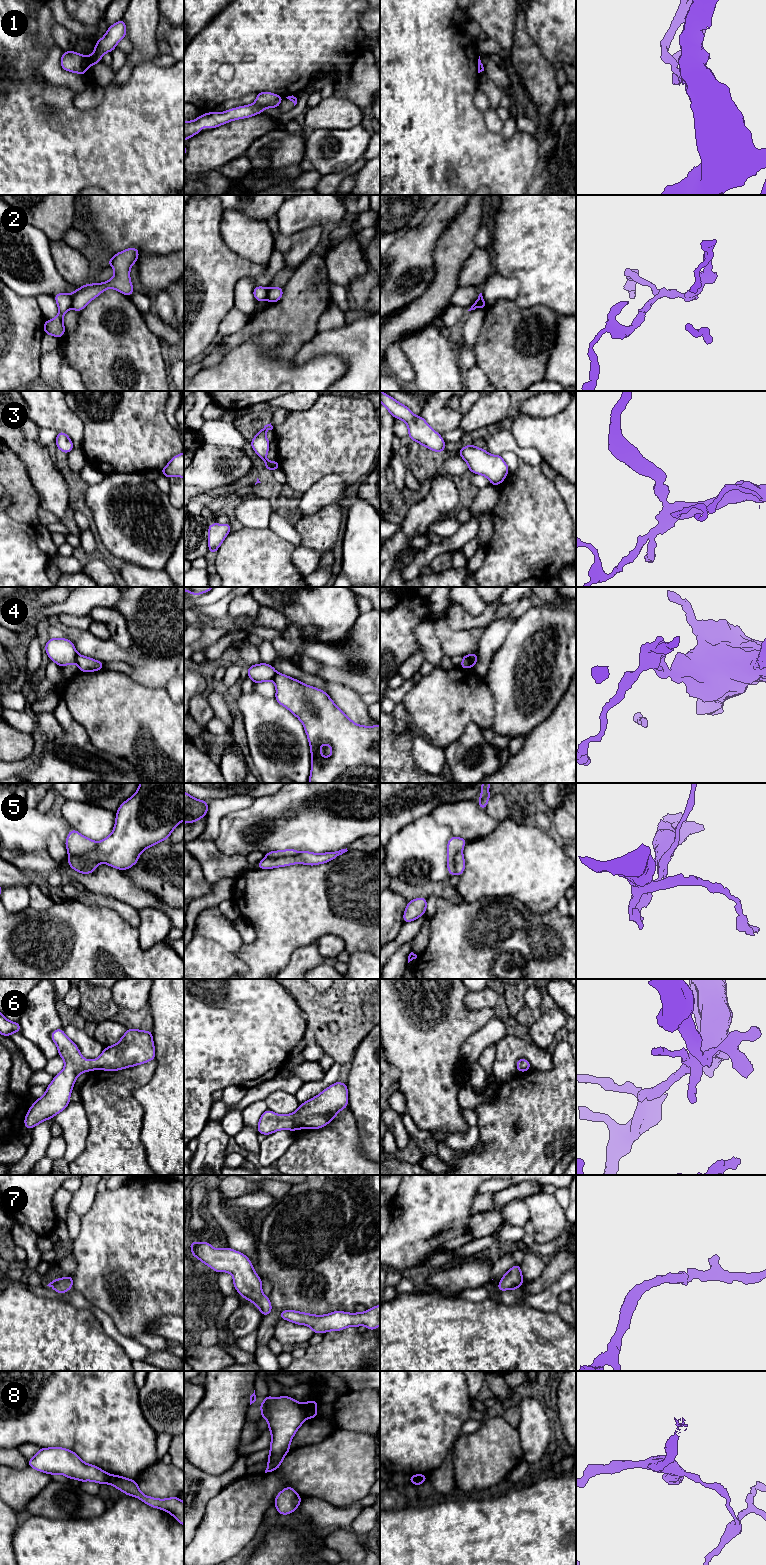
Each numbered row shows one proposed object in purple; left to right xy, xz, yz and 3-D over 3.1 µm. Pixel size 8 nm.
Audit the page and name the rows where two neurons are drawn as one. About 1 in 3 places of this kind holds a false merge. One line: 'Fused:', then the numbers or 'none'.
Fused: 1, 2, 4, 5, 8

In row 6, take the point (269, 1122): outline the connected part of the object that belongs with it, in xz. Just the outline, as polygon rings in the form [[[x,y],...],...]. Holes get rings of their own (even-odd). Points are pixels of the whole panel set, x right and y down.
[[[337,1081],[320,1094],[301,1103],[291,1114],[280,1115],[269,1109],[265,1110],[259,1119],[257,1131],[268,1136],[285,1129],[293,1132],[298,1129],[320,1129],[345,1108],[348,1108],[347,1084]]]

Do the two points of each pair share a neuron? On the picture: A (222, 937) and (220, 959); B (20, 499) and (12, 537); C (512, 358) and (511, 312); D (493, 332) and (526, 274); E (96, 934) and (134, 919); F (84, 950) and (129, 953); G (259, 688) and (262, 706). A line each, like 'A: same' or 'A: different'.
A: different
B: different
C: same
D: different
E: different
F: same
G: different

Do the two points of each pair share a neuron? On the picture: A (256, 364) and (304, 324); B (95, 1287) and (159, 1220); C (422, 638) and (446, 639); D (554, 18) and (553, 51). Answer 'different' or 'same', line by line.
A: different
B: same
C: different
D: same

